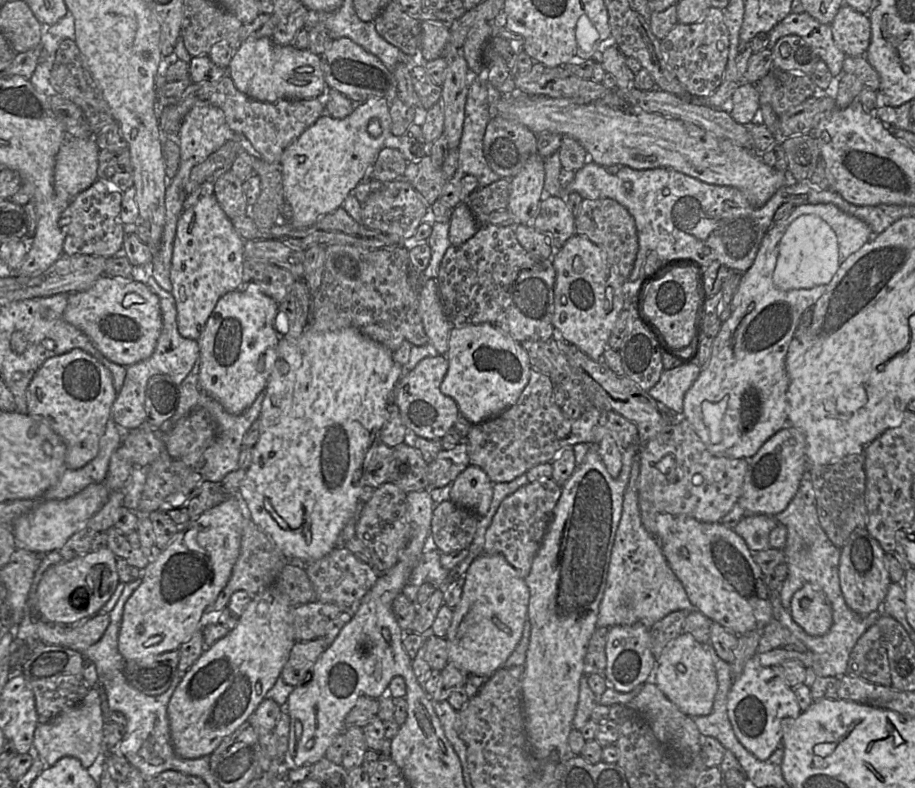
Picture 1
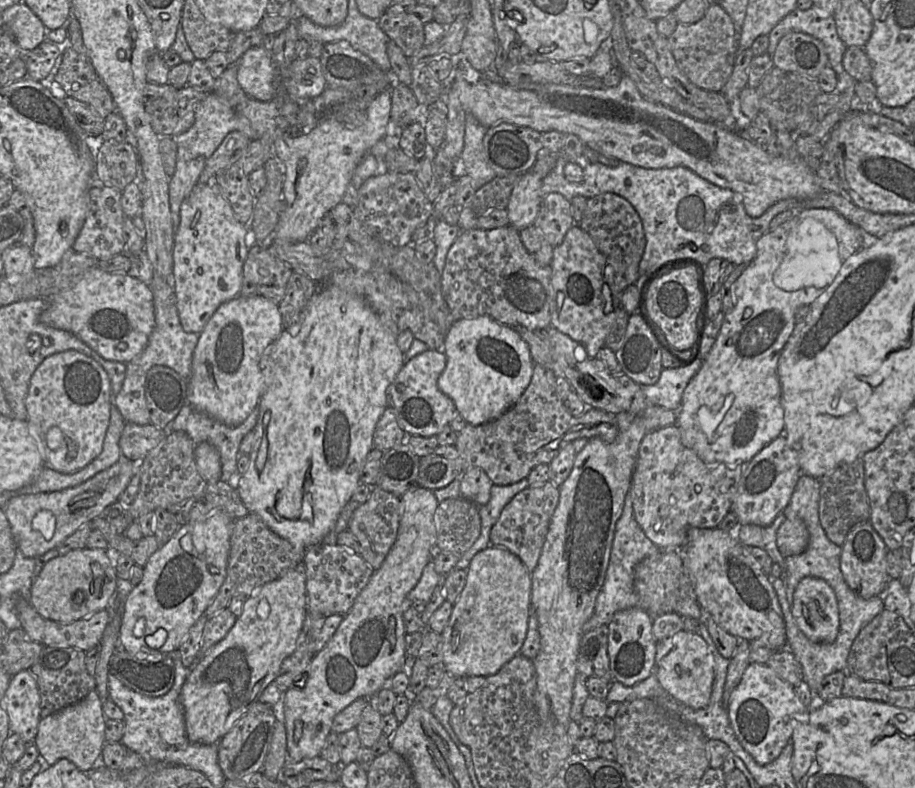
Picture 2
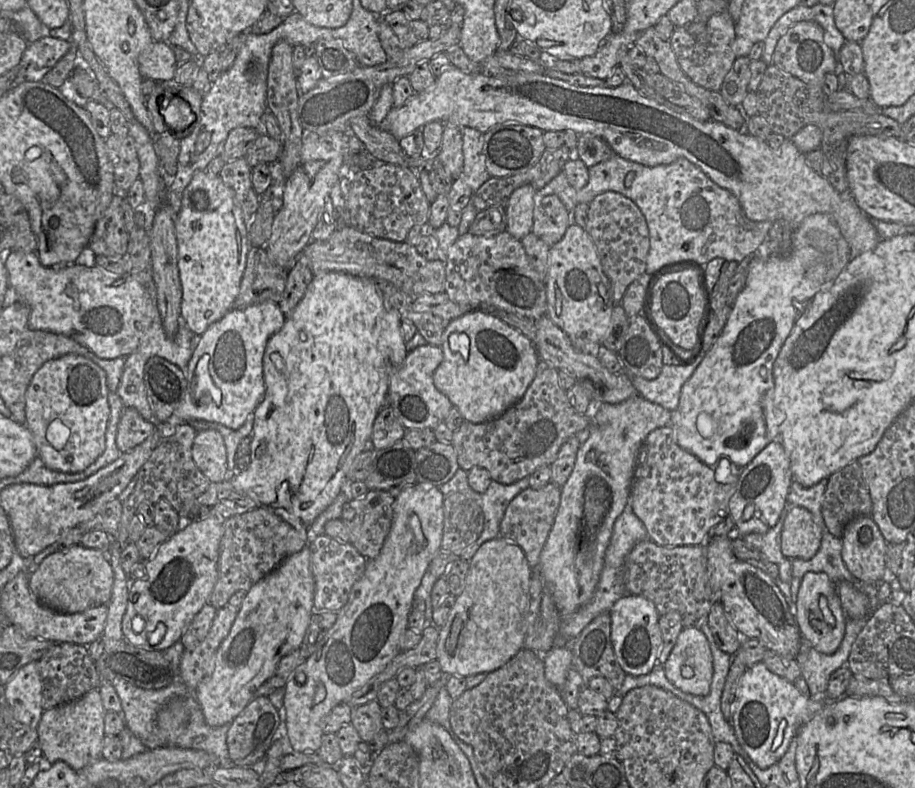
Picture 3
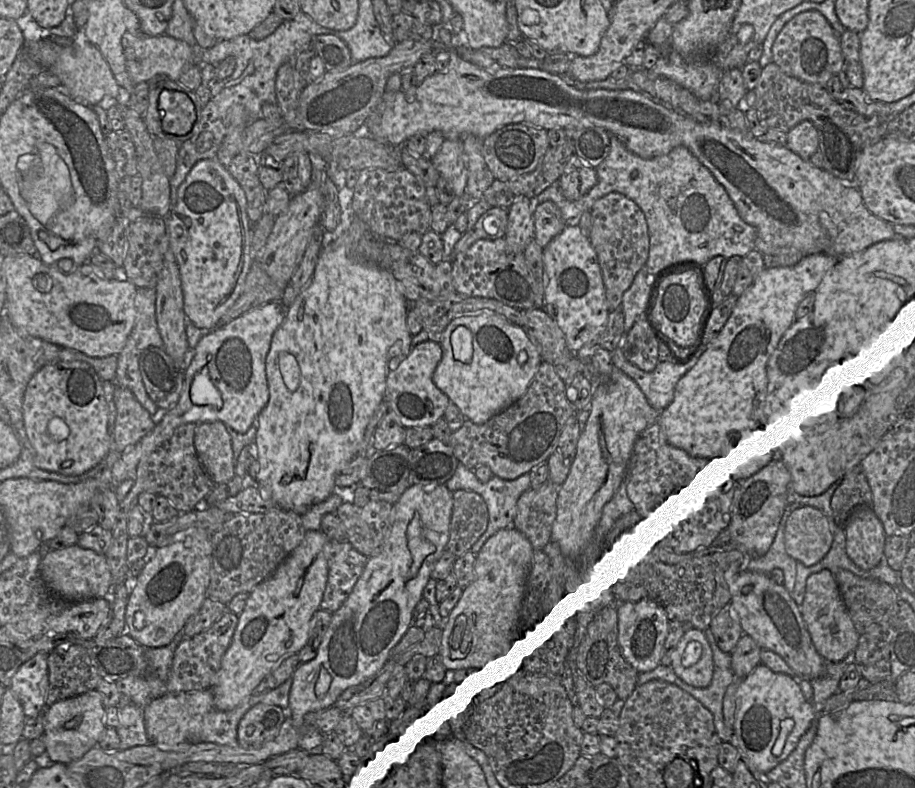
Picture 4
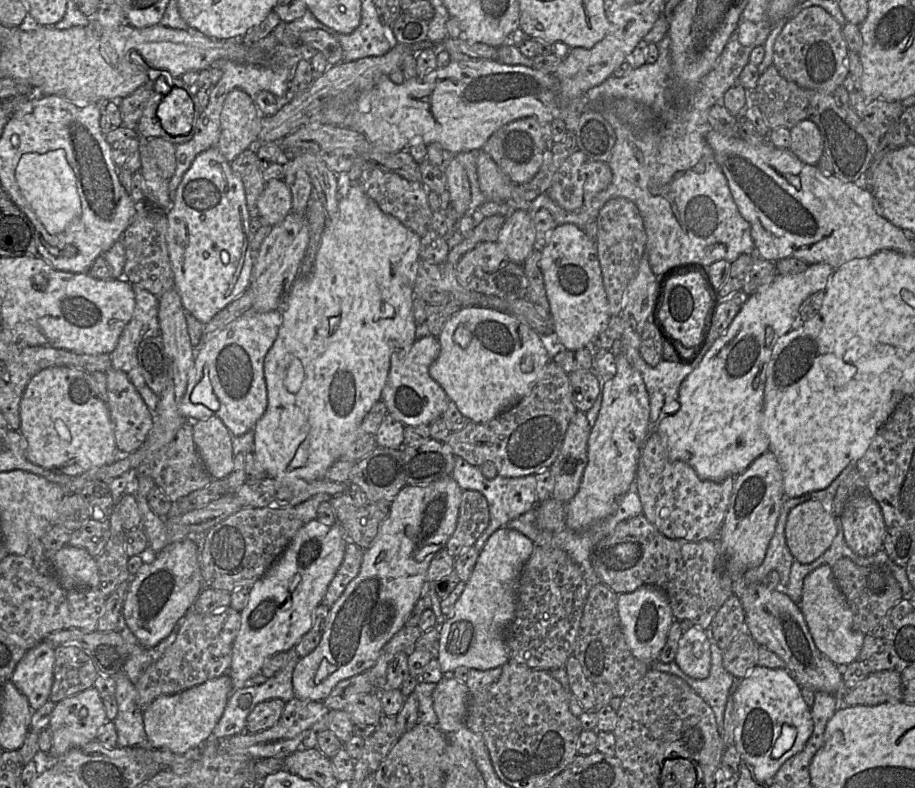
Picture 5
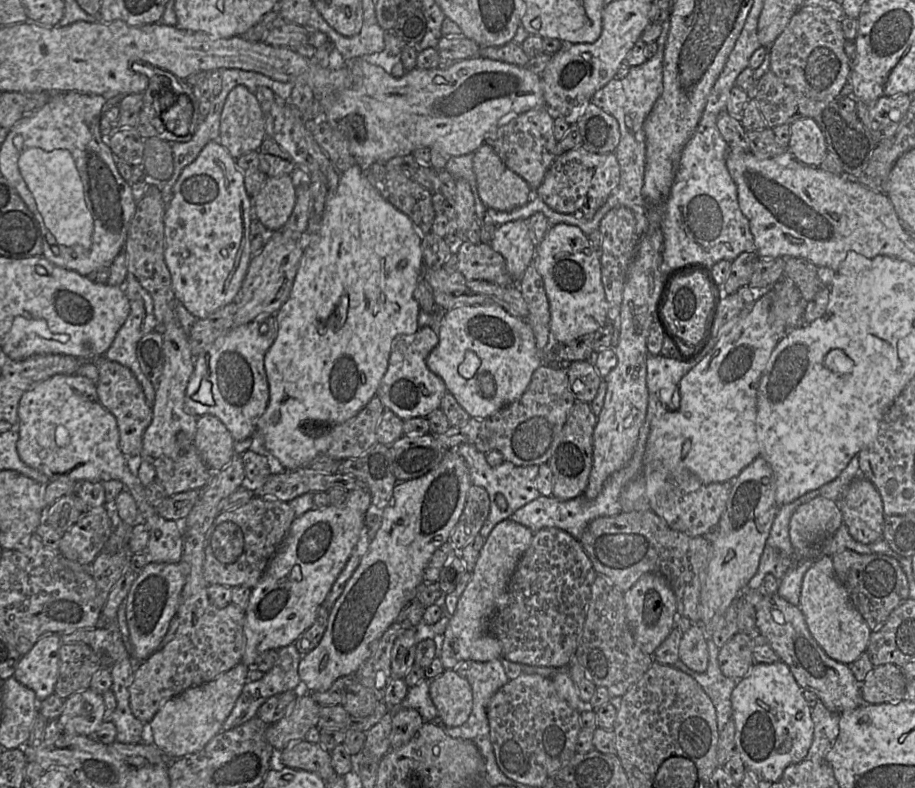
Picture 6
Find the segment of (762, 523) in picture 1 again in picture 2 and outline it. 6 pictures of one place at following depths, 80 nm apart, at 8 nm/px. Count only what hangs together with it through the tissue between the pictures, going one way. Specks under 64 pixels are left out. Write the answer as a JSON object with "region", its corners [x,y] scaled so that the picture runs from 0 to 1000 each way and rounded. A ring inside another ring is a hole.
{"region":[[[855,650],[840,668],[833,669],[824,665],[805,666],[803,670],[798,671],[797,675],[802,676],[812,692],[836,698],[844,712],[850,716],[858,726],[858,708],[854,704],[848,687],[849,674],[858,659],[859,656]]]}

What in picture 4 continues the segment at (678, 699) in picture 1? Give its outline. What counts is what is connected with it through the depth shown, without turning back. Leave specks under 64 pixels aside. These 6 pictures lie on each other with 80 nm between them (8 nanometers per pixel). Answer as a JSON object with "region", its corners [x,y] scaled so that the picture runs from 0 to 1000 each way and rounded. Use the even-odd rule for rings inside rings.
{"region":[[[760,796],[749,801],[734,829],[733,843],[738,855],[749,867],[773,872],[779,859],[779,830],[769,801]]]}

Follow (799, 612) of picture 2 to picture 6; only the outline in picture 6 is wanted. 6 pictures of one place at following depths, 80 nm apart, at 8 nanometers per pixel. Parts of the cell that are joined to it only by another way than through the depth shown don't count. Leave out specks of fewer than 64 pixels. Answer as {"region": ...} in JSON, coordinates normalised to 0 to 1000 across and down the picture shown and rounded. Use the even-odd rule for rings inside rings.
{"region":[[[898,706],[880,727],[873,770],[885,803],[908,836],[930,844],[946,827],[953,799],[931,765],[925,746],[915,734],[910,720],[910,707]]]}

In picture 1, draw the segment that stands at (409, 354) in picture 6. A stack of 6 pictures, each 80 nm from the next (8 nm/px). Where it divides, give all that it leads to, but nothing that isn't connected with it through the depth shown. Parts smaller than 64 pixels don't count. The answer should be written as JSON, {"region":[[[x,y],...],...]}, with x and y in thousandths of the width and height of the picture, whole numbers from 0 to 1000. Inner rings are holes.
{"region":[[[487,452],[463,454],[451,470],[442,472],[431,491],[430,505],[426,509],[435,515],[443,542],[457,555],[483,557],[493,543],[496,543],[503,527],[497,508],[485,501],[481,495],[490,466],[491,459]]]}

